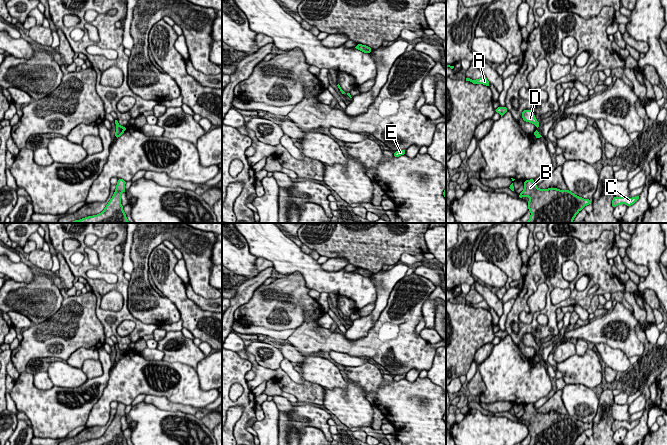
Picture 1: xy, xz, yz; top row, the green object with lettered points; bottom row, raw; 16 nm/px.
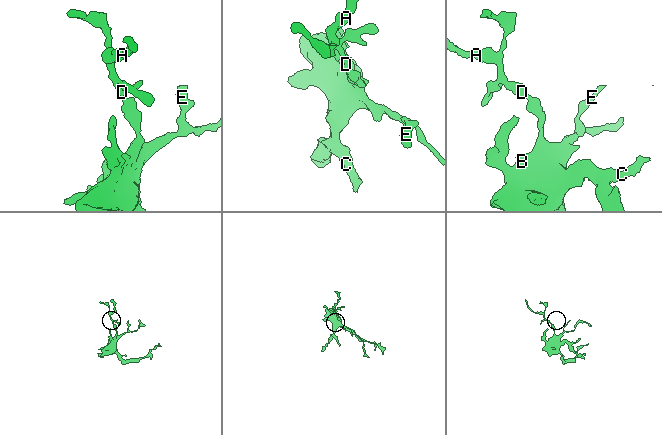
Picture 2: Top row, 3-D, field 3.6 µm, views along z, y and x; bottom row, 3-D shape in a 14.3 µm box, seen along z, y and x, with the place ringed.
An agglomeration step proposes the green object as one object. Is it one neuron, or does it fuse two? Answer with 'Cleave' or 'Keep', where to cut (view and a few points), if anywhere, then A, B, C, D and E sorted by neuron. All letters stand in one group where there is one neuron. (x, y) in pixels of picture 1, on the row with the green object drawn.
Keep. No split. Groups: A B C D E

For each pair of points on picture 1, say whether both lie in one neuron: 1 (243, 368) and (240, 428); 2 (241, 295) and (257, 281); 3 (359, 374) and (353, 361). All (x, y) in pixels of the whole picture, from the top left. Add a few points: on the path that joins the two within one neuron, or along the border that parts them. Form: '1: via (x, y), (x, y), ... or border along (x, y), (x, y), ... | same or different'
1: via (243, 383), (246, 389), (247, 413) | same
2: via (245, 291), (253, 284) | same
3: border along (368, 361), (357, 366), (345, 367) | different

